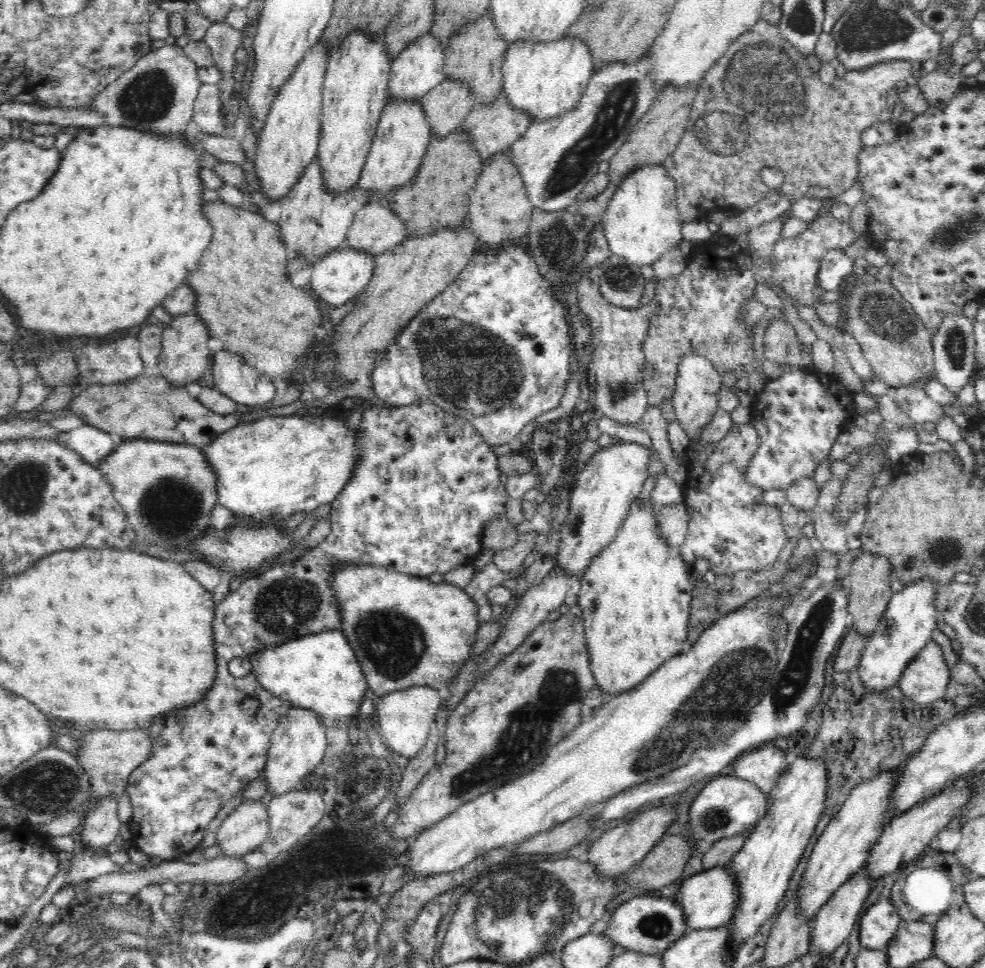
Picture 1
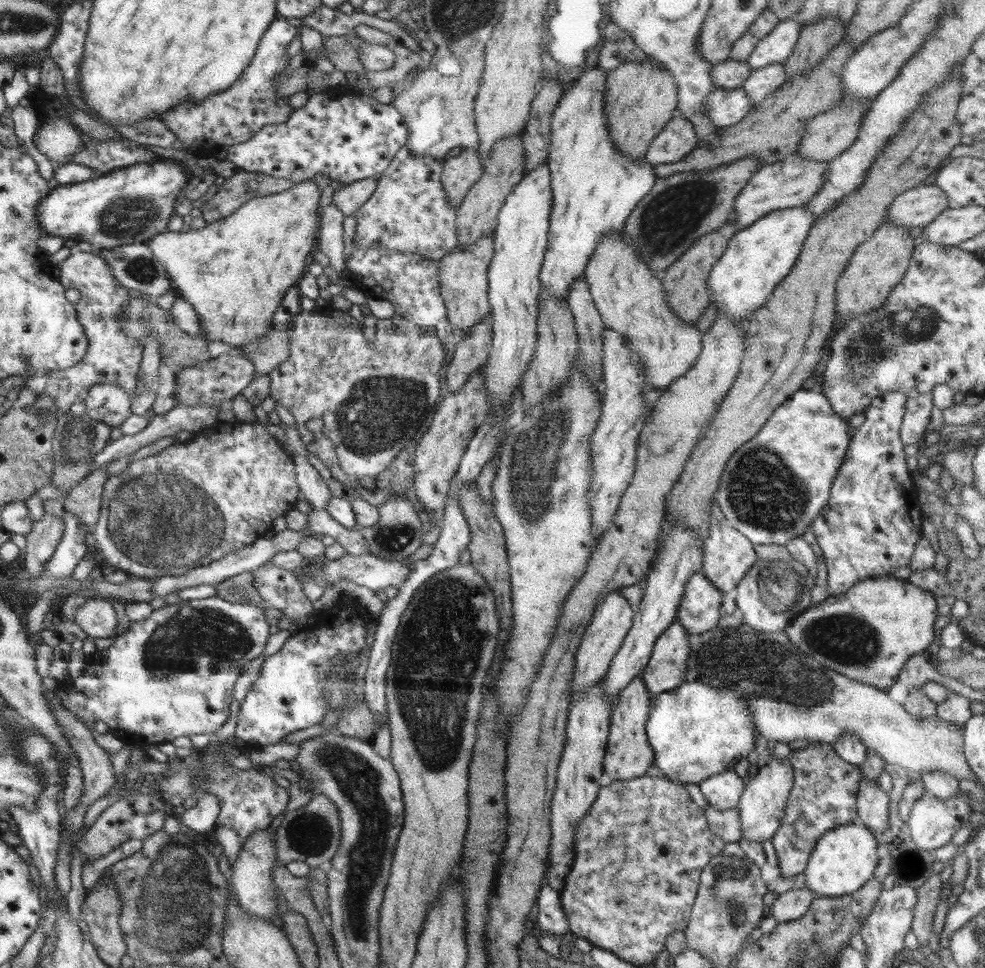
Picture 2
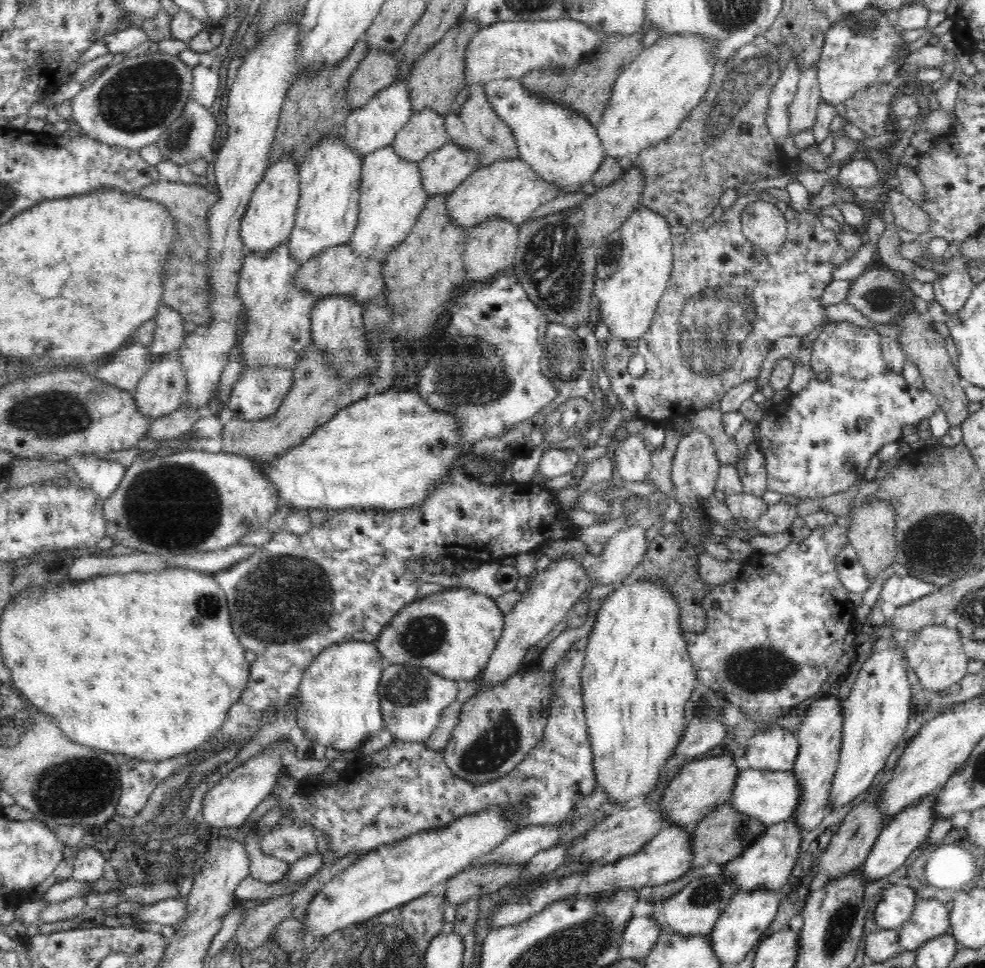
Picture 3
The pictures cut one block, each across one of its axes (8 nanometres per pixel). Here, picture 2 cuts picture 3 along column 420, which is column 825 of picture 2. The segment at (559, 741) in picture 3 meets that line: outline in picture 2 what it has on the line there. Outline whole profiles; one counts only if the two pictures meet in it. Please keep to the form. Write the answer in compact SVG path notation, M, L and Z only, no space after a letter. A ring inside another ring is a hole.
M823 741L804 750L793 750L788 762L794 771L793 787L780 828L770 838L777 854L779 876L784 878L802 873L807 868L811 852L822 835L838 826L856 822L857 792L863 776L859 768L838 757L831 743Z

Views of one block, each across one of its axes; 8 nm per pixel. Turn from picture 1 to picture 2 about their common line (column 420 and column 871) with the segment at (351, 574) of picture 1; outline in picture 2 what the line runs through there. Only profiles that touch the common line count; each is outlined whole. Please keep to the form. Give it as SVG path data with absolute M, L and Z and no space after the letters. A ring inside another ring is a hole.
M894 576L864 579L845 593L830 595L818 604L811 604L801 615L794 617L783 628L790 642L813 658L815 662L844 675L846 678L888 691L897 682L904 663L913 654L925 652L934 640L934 622L937 618L937 599L904 579Z

